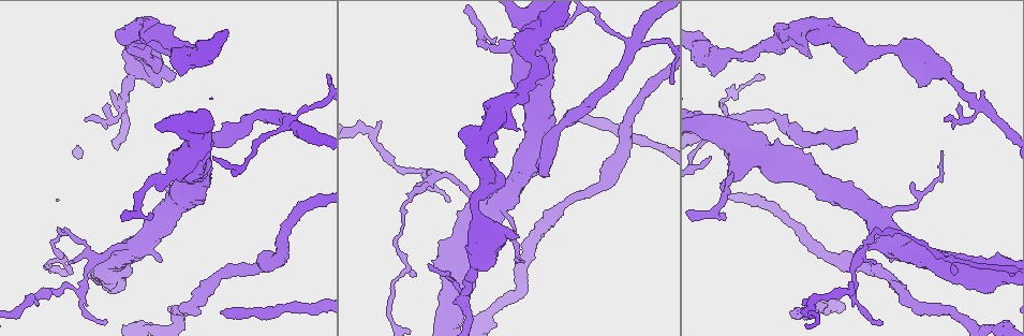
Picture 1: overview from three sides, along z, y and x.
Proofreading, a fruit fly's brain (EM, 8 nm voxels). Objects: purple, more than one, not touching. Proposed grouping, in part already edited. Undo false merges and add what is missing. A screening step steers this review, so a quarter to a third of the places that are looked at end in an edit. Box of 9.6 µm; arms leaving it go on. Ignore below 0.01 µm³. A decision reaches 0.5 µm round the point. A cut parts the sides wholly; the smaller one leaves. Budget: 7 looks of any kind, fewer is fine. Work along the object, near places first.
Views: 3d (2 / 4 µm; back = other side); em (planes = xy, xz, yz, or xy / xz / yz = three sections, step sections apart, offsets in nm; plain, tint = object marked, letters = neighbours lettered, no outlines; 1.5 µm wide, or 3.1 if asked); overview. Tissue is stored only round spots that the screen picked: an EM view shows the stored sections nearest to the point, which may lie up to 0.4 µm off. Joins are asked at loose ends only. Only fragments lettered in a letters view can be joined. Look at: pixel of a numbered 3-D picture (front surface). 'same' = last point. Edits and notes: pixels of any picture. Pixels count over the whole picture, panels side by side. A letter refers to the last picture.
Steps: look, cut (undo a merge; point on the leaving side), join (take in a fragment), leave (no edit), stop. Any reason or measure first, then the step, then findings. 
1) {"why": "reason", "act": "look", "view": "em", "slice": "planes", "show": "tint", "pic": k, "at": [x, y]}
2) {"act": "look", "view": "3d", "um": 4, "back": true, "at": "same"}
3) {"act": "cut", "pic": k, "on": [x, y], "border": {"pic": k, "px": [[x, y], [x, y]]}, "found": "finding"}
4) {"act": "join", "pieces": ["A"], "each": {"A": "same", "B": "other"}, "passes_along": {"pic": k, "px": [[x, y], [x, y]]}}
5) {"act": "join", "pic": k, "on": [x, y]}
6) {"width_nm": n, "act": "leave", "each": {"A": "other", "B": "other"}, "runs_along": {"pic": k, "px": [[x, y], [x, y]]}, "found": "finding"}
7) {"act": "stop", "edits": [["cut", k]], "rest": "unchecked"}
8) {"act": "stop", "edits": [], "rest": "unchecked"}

{"why": "stops while still wide", "act": "look", "view": "em", "slice": "xy", "step": 8, "show": "letters", "pic": 1, "at": [159, 261]}

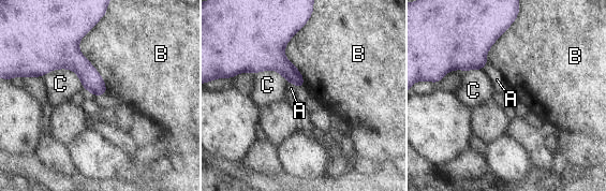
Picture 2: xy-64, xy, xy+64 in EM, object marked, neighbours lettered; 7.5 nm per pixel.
{"act": "leave", "each": {"A": "other", "B": "other", "C": "other"}, "border": {"pic": 2, "px": [[98, 20], [78, 50], [107, 91]]}, "found": "none of them fits"}

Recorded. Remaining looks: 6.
{"why": "thick end", "act": "look", "view": "em", "slice": "yz", "step": 4, "show": "tint", "pic": 1, "at": [441, 246]}

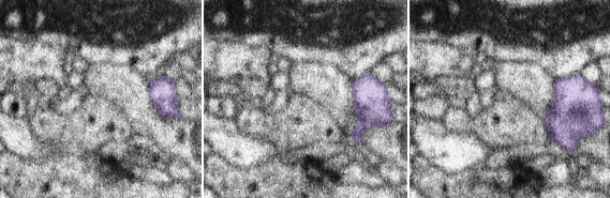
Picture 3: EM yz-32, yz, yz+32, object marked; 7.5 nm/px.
{"act": "look", "view": "em", "slice": "planes", "show": "letters", "at": "same"}

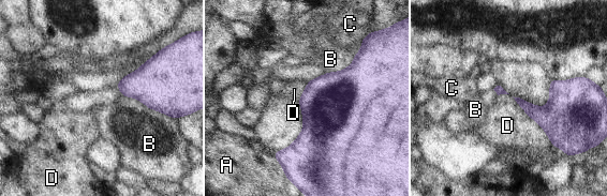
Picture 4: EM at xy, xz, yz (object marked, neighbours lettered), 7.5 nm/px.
{"act": "leave", "each": {"A": "other", "B": "other", "C": "other", "D": "other"}, "border": {"pic": 4, "px": [[512, 96], [542, 127], [551, 145]]}, "found": "none of them fits"}

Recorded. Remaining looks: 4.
{"why": "an open end", "act": "look", "view": "3d", "um": 2, "pic": 1, "at": [221, 313]}

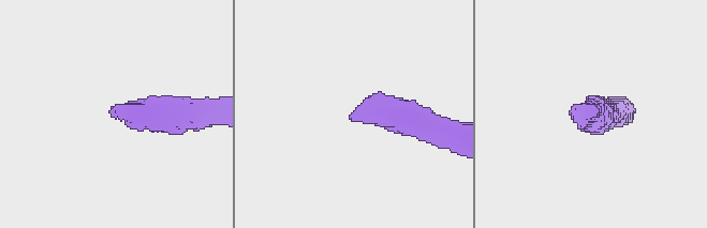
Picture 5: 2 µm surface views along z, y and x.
{"why": "now the EM", "act": "look", "view": "em", "slice": "planes", "show": "letters", "pic": 5, "at": [112, 116]}

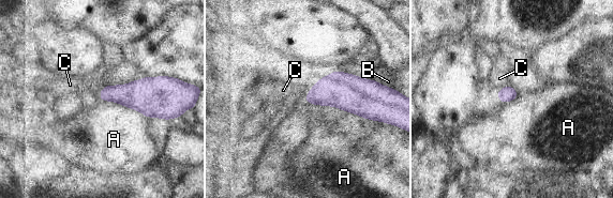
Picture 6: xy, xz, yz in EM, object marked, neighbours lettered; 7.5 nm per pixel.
{"longest_contact_nm": ["A", 300], "act": "leave", "each": {"A": "other", "B": "other", "C": "other"}, "border": {"pic": 6, "px": [[113, 101], [135, 108], [148, 118]]}, "found": "none of them fits"}

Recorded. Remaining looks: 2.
{"act": "stop", "edits": [], "rest": "unchecked"}

